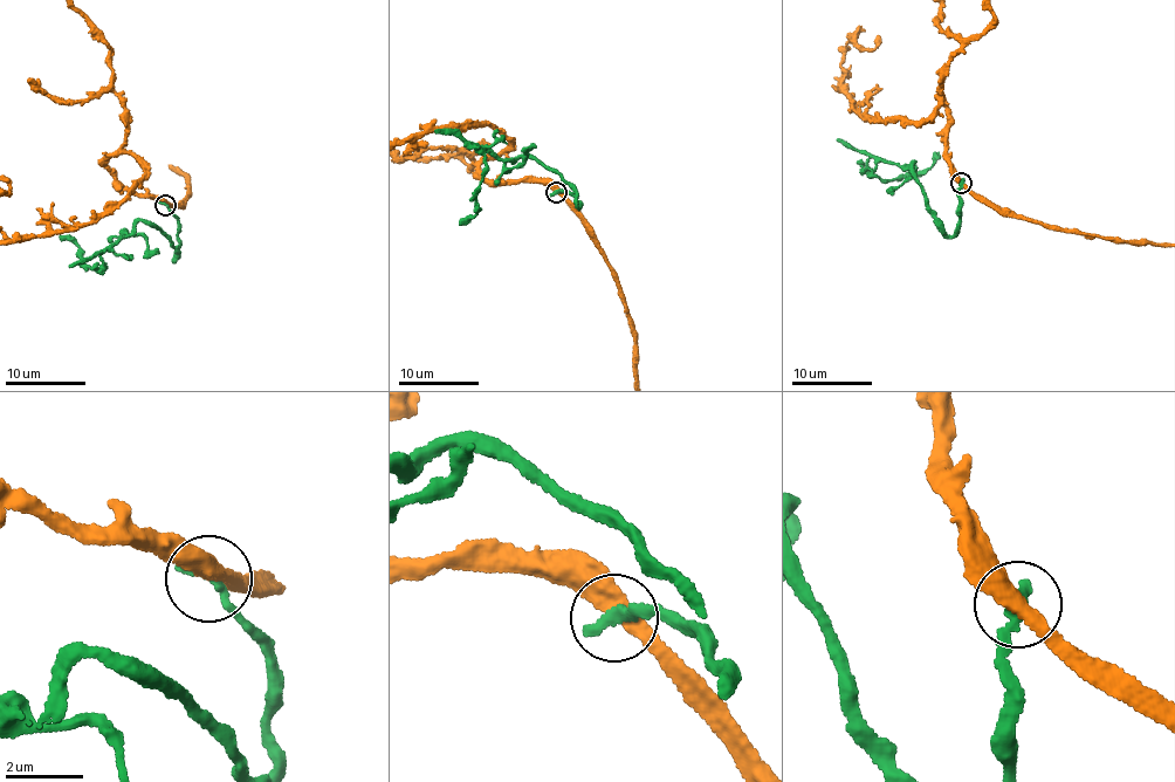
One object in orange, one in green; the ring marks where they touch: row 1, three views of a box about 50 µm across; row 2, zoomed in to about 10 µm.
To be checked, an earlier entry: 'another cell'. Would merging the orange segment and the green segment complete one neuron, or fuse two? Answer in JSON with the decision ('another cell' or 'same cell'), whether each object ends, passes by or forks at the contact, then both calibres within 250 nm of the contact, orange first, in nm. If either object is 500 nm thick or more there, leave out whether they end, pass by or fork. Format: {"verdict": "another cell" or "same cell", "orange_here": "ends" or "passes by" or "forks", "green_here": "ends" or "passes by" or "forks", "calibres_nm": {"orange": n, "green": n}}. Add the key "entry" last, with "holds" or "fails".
{"verdict": "another cell", "orange_here": "passes by", "green_here": "ends", "calibres_nm": {"orange": 440, "green": 320}, "entry": "holds"}

